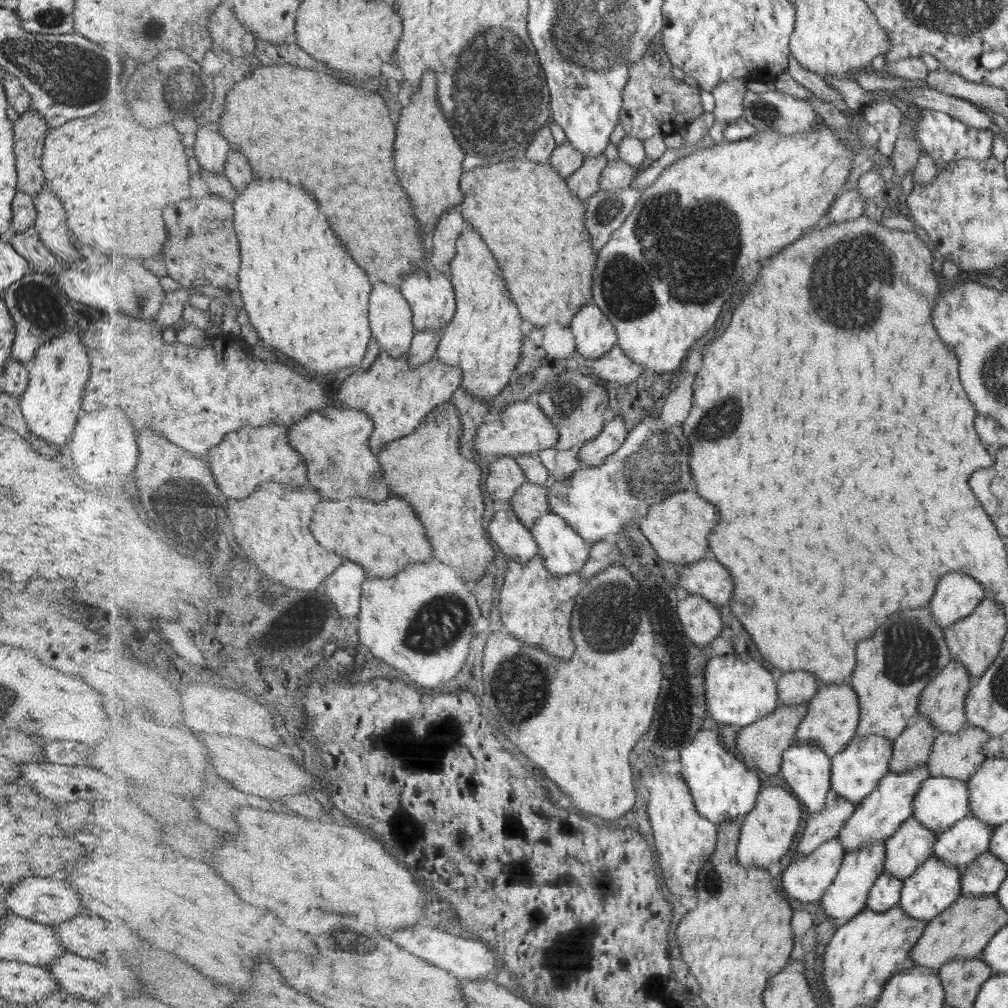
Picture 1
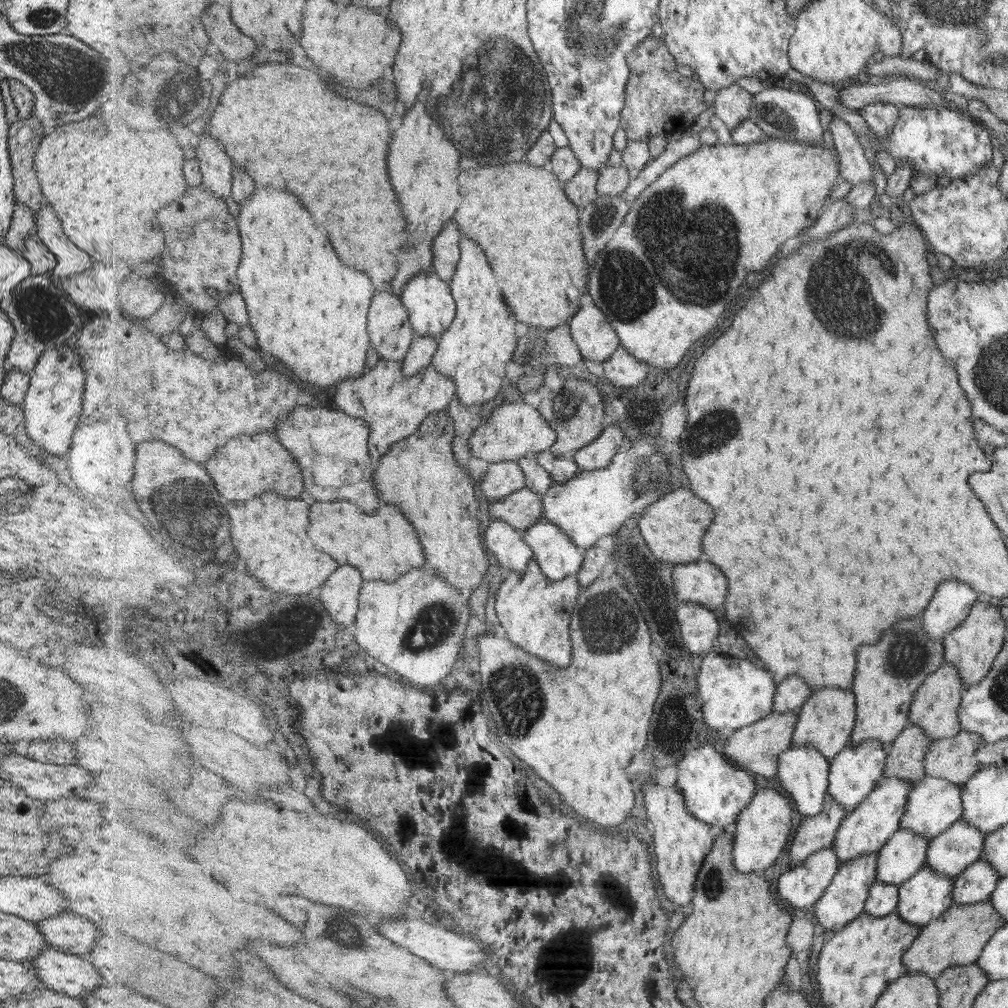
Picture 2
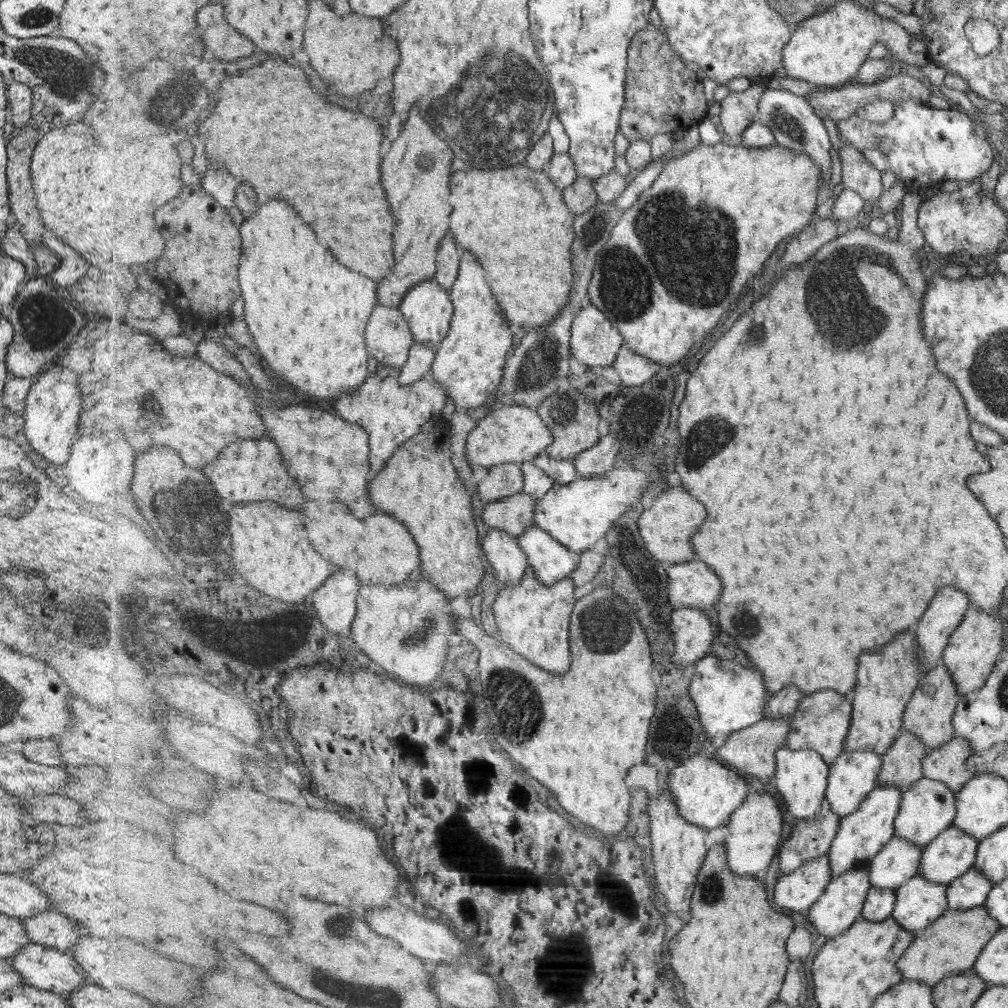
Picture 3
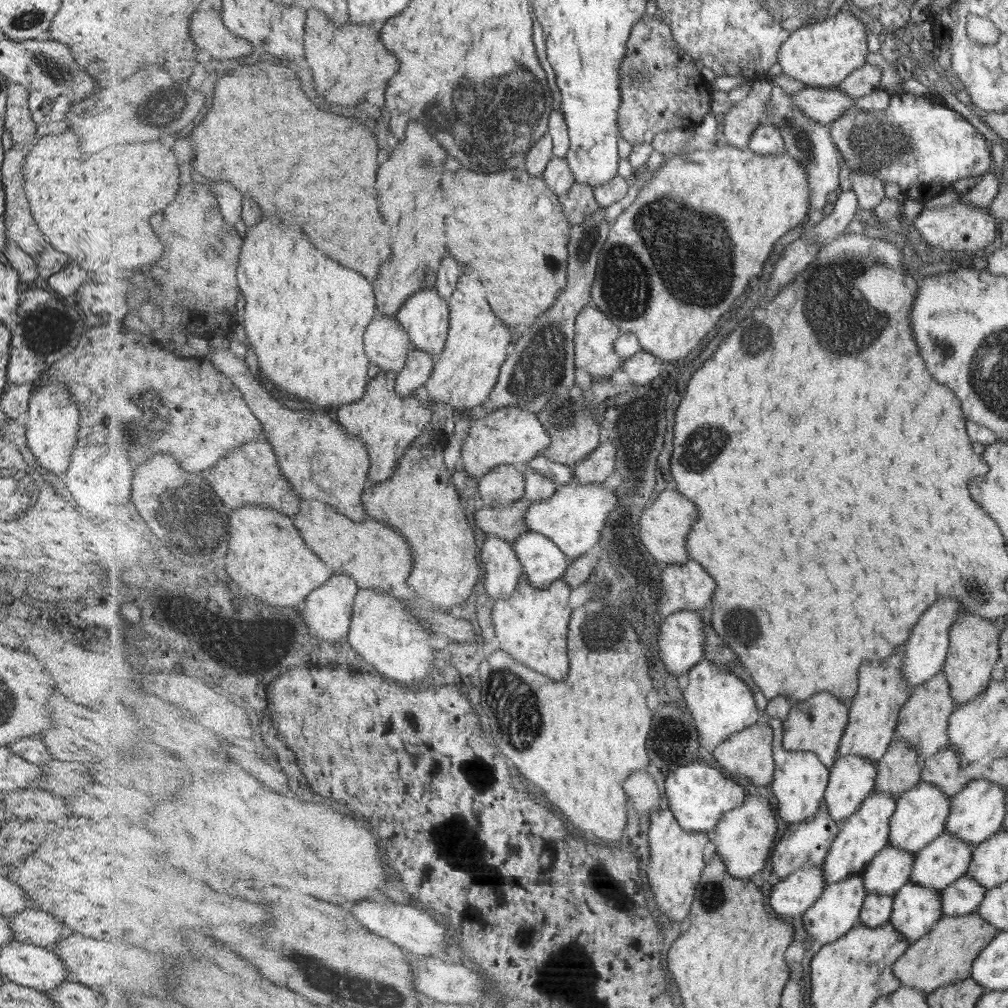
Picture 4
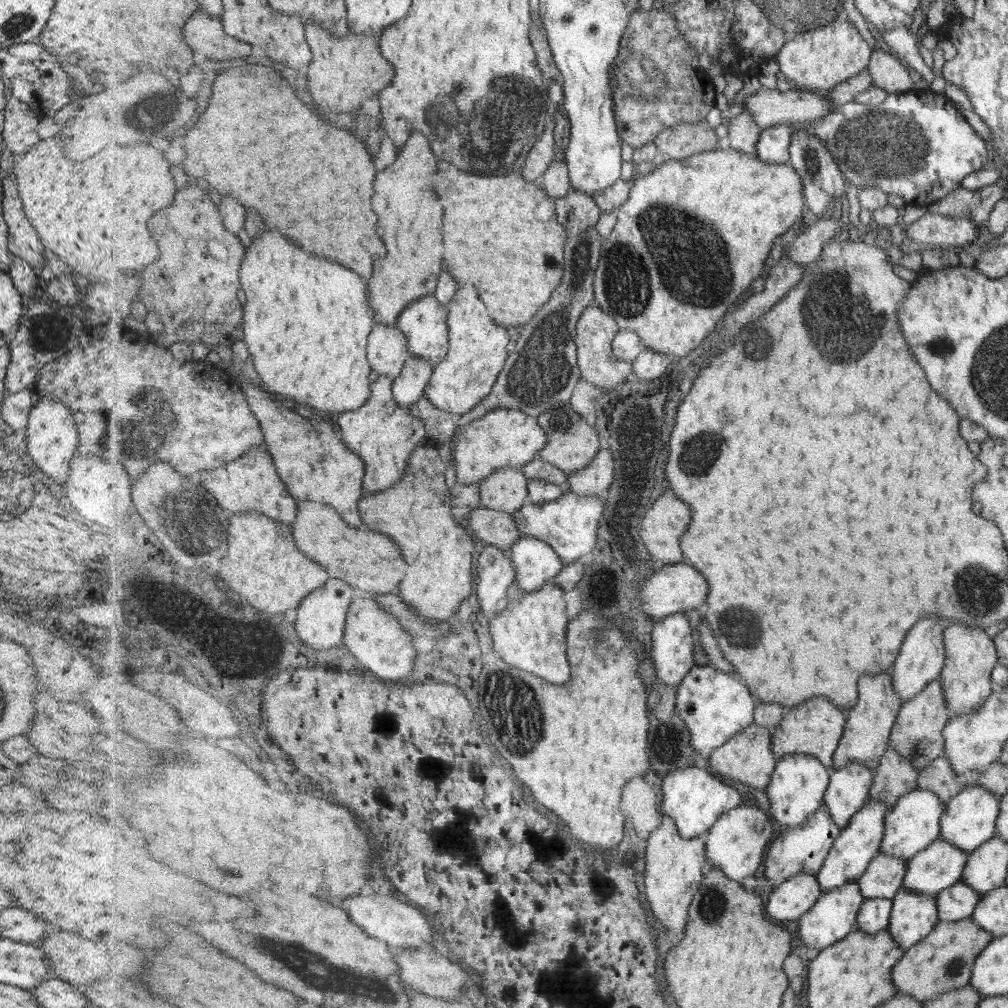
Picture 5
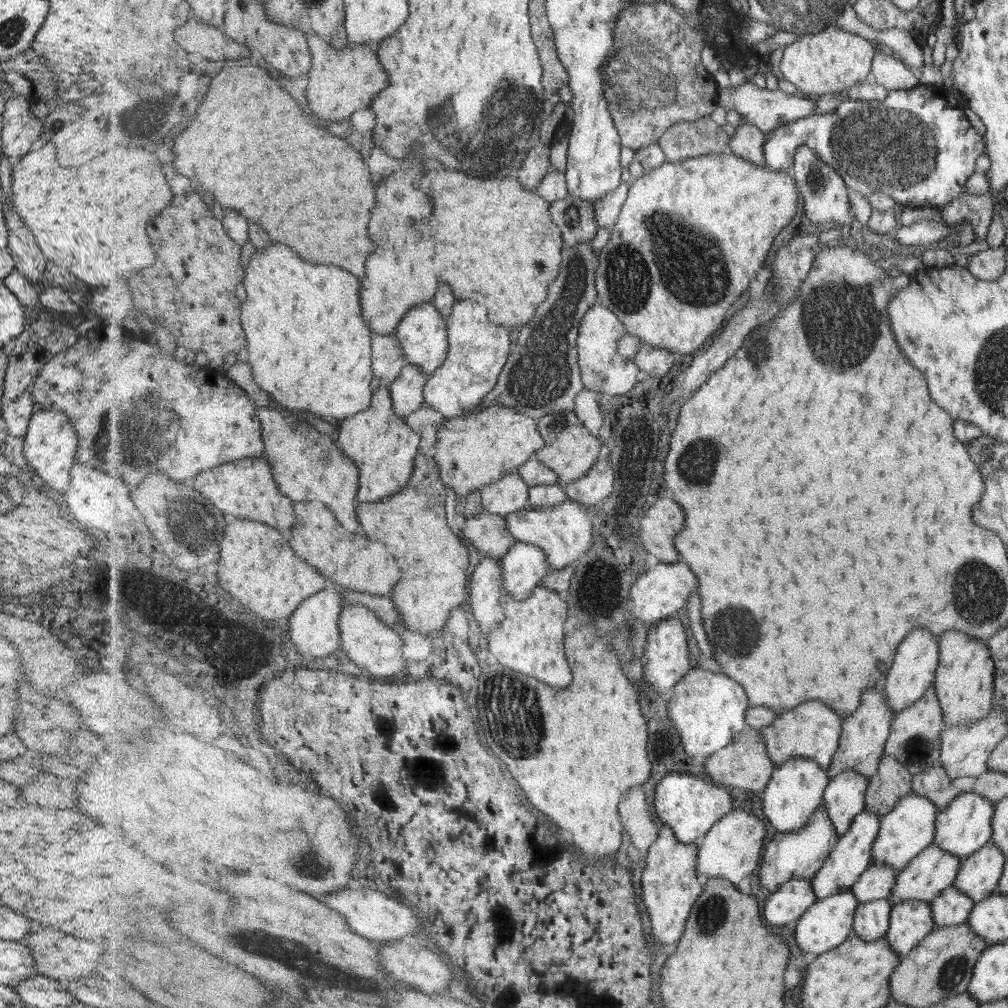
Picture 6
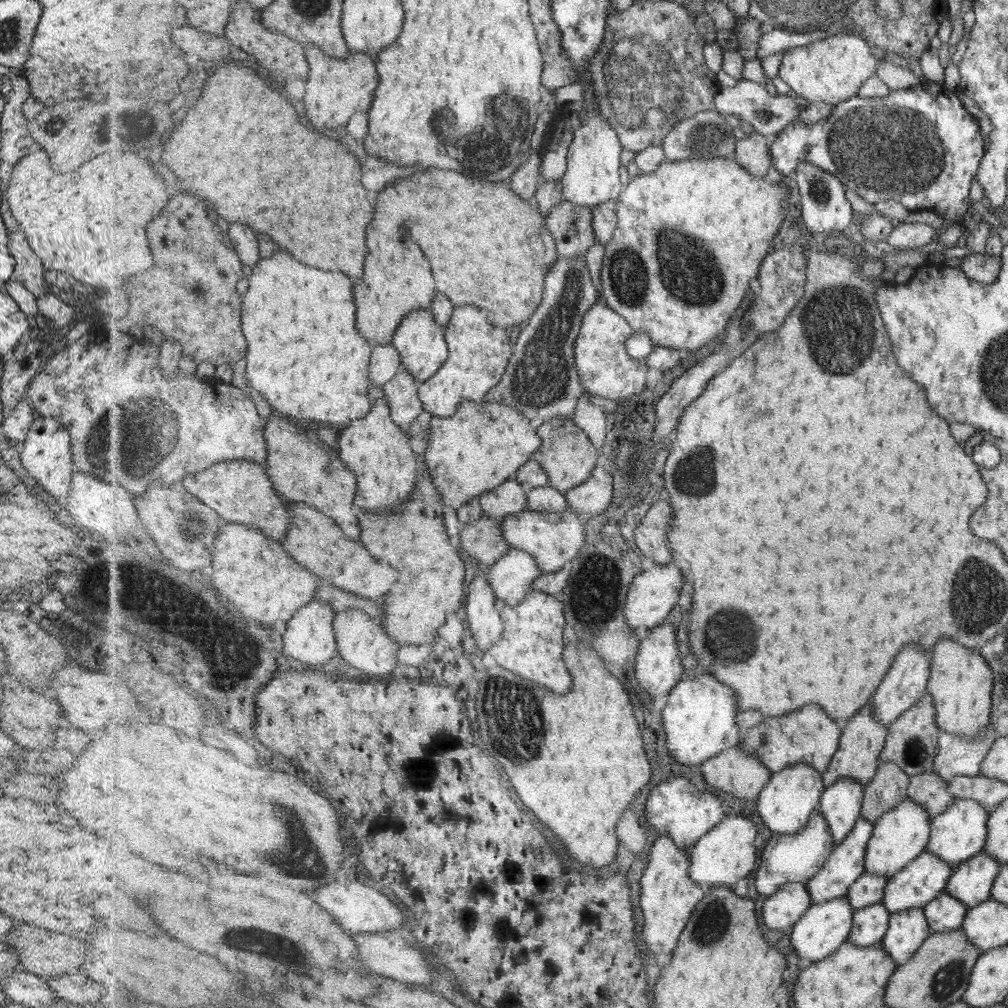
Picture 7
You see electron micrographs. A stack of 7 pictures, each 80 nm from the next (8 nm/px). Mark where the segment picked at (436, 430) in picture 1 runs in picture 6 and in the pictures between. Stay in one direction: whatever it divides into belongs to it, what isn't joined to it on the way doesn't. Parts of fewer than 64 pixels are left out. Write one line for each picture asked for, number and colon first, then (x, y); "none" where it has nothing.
2: (420, 473)
3: (419, 485)
4: (421, 495)
5: (416, 512)
6: (413, 523)

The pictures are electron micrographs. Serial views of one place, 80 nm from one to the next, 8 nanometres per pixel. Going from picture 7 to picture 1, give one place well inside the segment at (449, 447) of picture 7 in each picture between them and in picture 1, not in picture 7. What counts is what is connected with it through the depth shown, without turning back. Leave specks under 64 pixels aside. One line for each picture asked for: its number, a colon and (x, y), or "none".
1: (522, 427)
2: (513, 431)
3: (512, 433)
4: (514, 436)
5: (504, 438)
6: (476, 449)

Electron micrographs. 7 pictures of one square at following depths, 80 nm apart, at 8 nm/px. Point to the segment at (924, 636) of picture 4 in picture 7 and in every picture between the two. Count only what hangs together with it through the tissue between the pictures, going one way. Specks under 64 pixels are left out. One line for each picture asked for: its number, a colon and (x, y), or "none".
5: (923, 656)
6: (914, 672)
7: (907, 683)

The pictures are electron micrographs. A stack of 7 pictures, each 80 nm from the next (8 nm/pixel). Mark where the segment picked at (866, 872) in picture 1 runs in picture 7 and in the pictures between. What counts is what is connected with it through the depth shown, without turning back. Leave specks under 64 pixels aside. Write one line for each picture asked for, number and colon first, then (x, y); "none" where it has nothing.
2: (845, 899)
3: (842, 904)
4: (839, 909)
5: (835, 915)
6: (830, 922)
7: (824, 928)

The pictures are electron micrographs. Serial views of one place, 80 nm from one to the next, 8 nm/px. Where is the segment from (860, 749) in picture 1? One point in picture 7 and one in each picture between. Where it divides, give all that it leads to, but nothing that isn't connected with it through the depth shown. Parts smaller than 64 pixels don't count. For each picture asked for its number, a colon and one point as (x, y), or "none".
2: (856, 771)
3: (853, 776)
4: (853, 778)
5: (848, 792)
6: (845, 798)
7: (842, 803)

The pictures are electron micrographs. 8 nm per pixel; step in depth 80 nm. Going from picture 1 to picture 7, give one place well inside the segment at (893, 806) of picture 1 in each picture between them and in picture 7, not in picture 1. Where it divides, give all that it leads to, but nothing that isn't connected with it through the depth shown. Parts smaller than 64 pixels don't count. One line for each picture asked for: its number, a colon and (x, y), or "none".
2: (867, 829)
3: (861, 836)
4: (862, 836)
5: (857, 846)
6: (851, 858)
7: (846, 865)

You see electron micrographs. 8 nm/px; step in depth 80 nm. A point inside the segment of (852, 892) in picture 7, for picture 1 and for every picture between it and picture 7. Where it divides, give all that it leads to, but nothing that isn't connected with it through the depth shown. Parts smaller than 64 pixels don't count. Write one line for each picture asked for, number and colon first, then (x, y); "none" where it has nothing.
1: (911, 846)
2: (905, 854)
3: (899, 862)
4: (889, 871)
5: (885, 876)
6: (877, 883)

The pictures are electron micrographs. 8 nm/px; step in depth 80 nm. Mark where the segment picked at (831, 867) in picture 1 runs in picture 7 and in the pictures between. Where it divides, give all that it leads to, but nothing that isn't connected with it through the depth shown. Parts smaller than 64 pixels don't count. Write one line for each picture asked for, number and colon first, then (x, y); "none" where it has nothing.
2: (803, 886)
3: (799, 891)
4: (795, 896)
5: (791, 900)
6: (793, 900)
7: (792, 901)

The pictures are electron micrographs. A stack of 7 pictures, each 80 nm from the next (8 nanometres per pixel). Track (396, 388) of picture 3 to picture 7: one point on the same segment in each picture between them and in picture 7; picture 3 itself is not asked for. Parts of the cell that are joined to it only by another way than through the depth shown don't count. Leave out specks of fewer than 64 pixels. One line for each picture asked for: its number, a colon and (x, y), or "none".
4: (388, 423)
5: (385, 434)
6: (378, 439)
7: (384, 458)

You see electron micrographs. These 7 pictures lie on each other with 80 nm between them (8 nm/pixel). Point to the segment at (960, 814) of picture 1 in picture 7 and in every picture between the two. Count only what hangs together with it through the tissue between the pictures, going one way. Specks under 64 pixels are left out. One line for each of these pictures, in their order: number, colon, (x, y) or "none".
2: (935, 804)
3: (929, 806)
4: (922, 813)
5: (914, 823)
6: (909, 829)
7: (902, 835)

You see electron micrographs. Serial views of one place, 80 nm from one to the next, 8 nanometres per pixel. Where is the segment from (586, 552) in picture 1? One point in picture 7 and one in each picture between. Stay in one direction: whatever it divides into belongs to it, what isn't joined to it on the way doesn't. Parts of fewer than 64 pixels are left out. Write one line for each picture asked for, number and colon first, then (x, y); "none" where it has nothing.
2: (558, 554)
3: (552, 560)
4: (544, 562)
5: (537, 563)
6: (525, 565)
7: (512, 576)

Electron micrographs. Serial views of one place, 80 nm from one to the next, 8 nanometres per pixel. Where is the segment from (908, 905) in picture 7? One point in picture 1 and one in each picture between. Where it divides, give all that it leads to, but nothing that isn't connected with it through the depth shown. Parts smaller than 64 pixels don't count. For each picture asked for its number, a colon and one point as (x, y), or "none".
1: (968, 838)
2: (952, 851)
3: (953, 853)
4: (943, 862)
5: (940, 866)
6: (926, 877)

